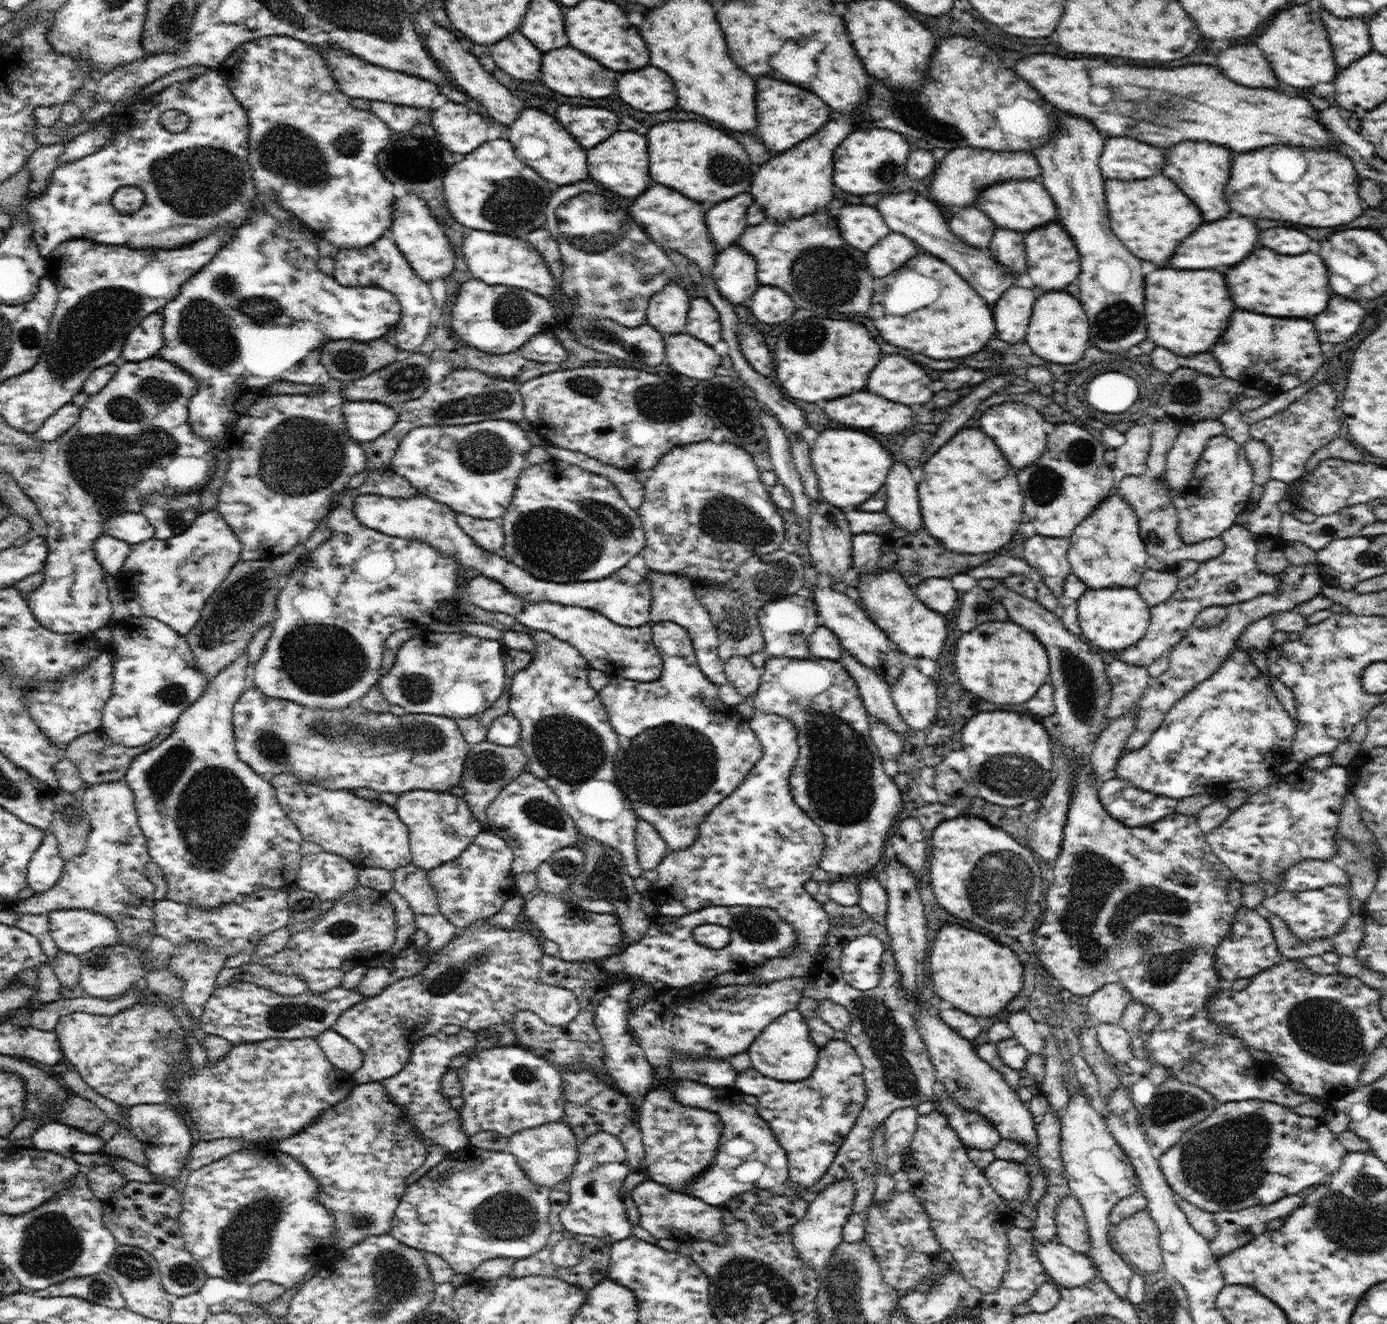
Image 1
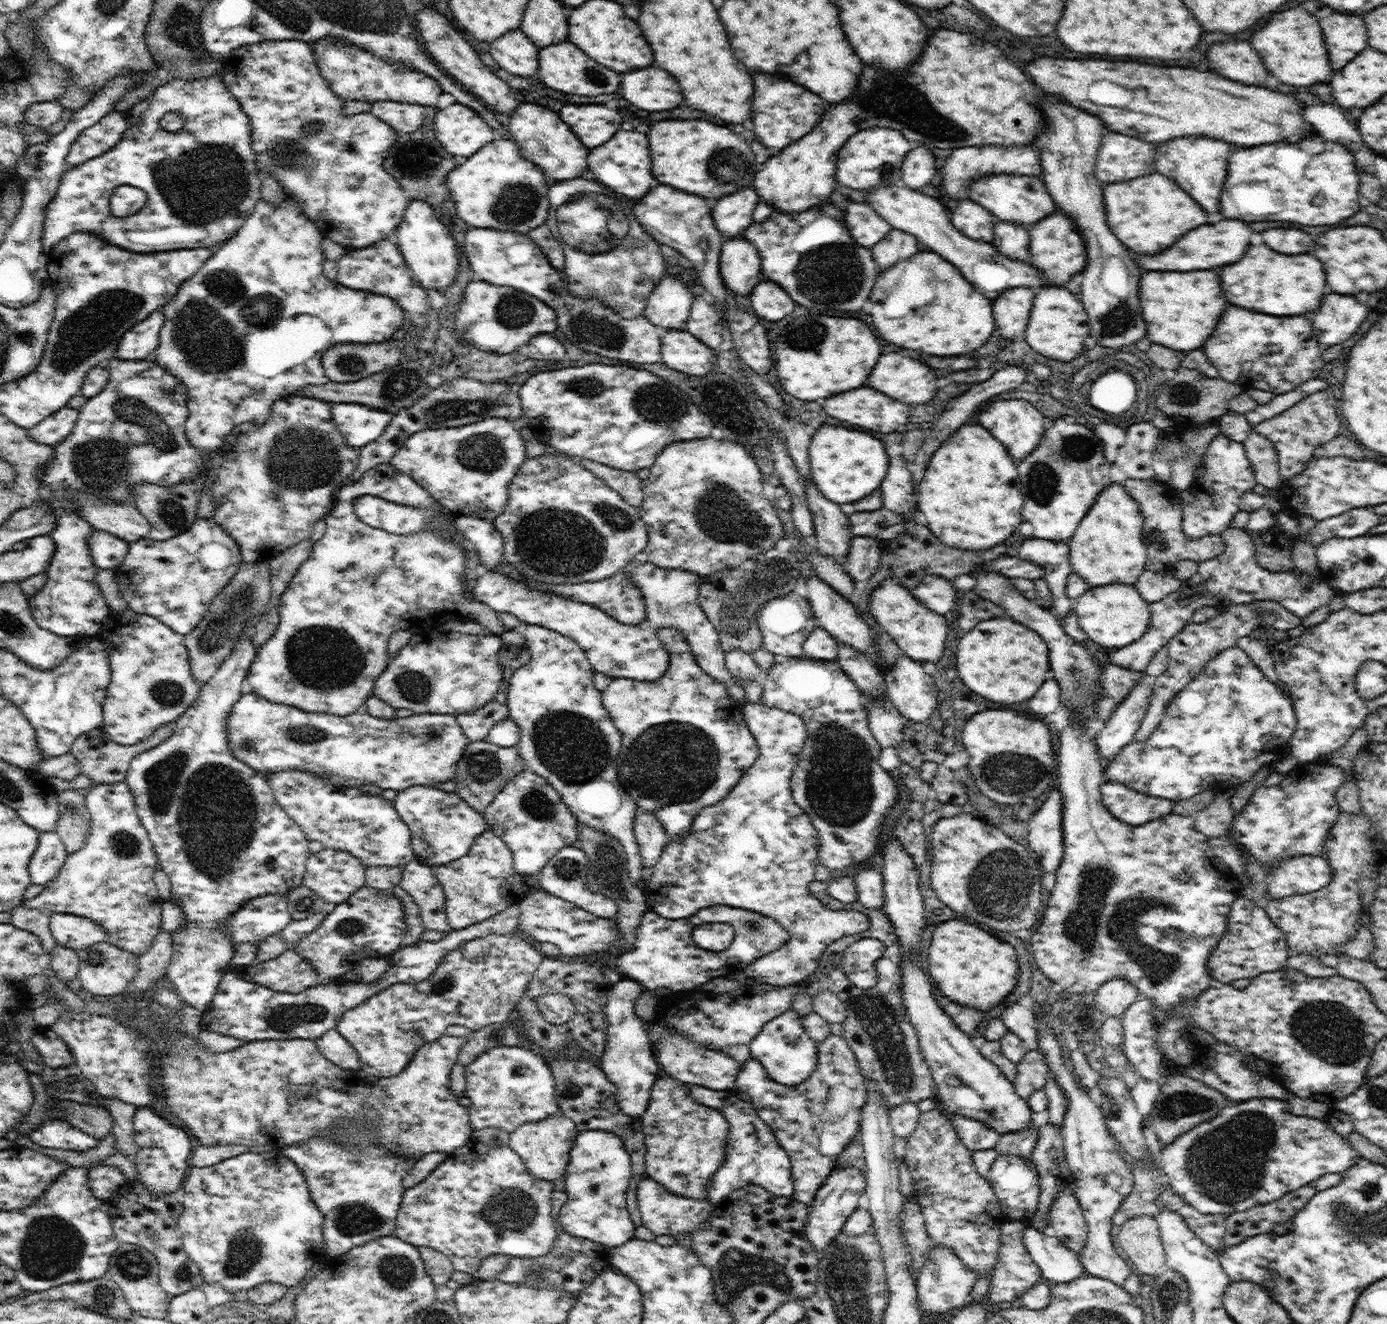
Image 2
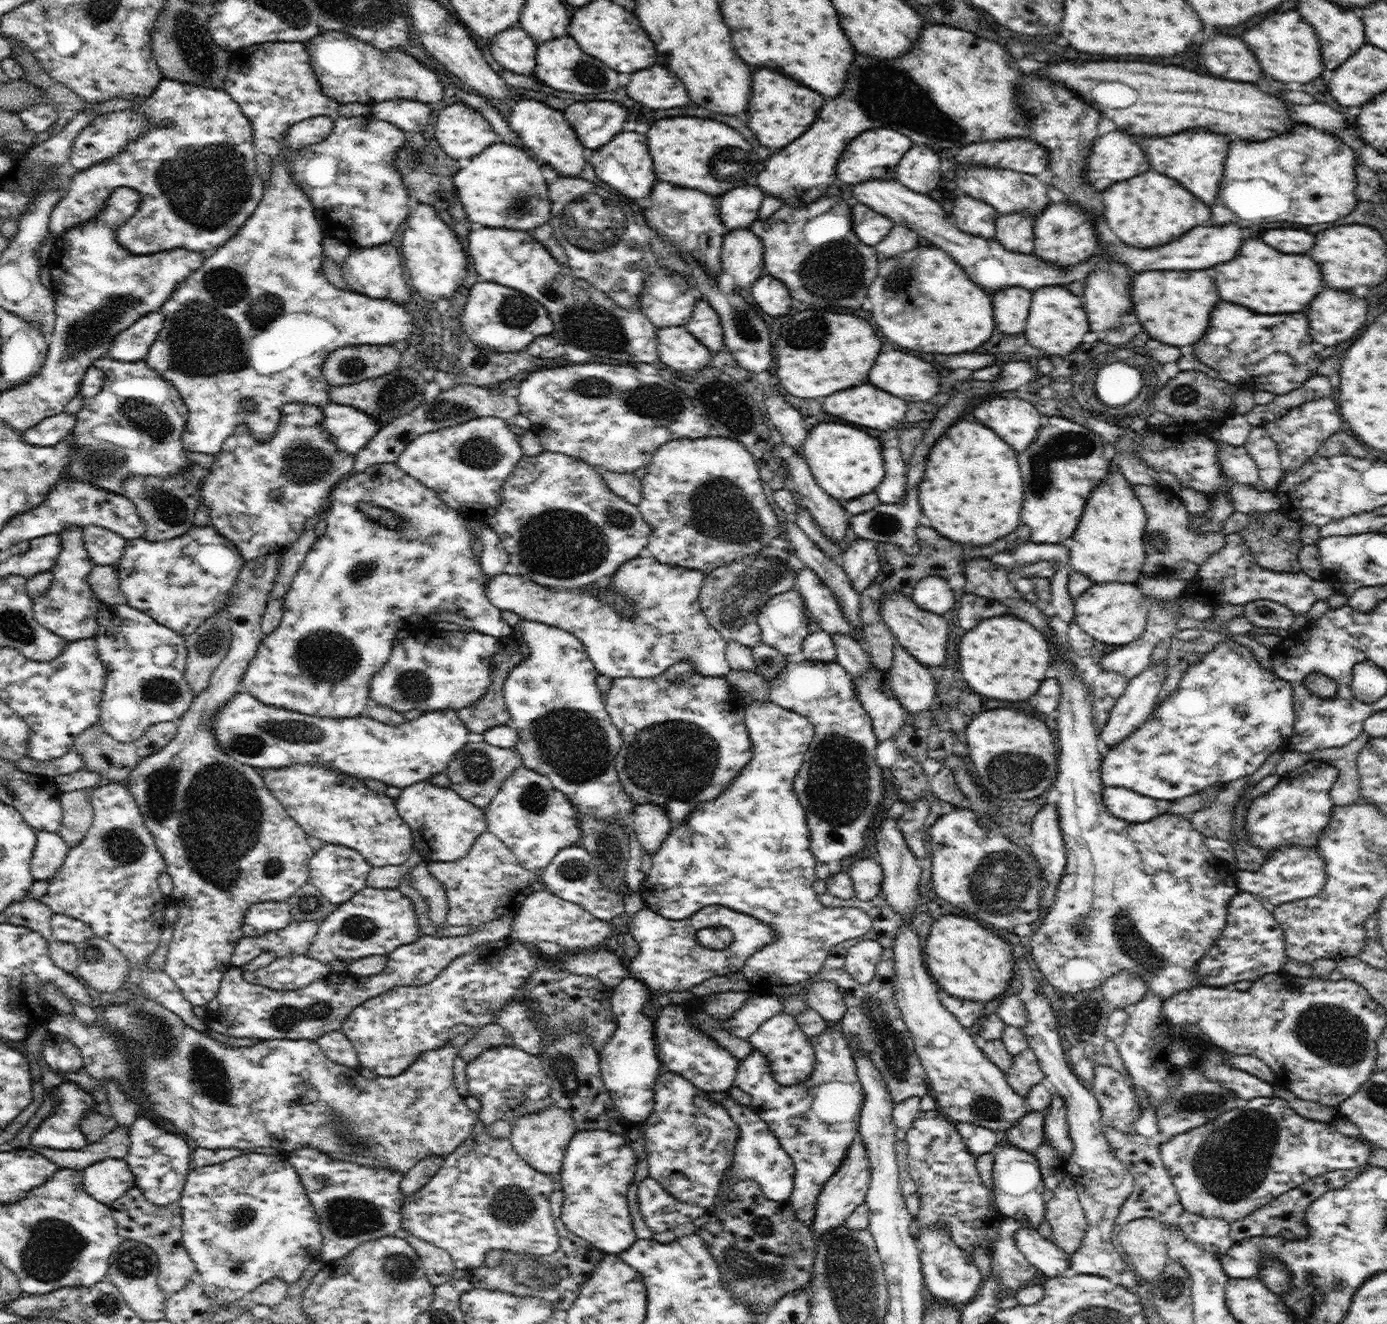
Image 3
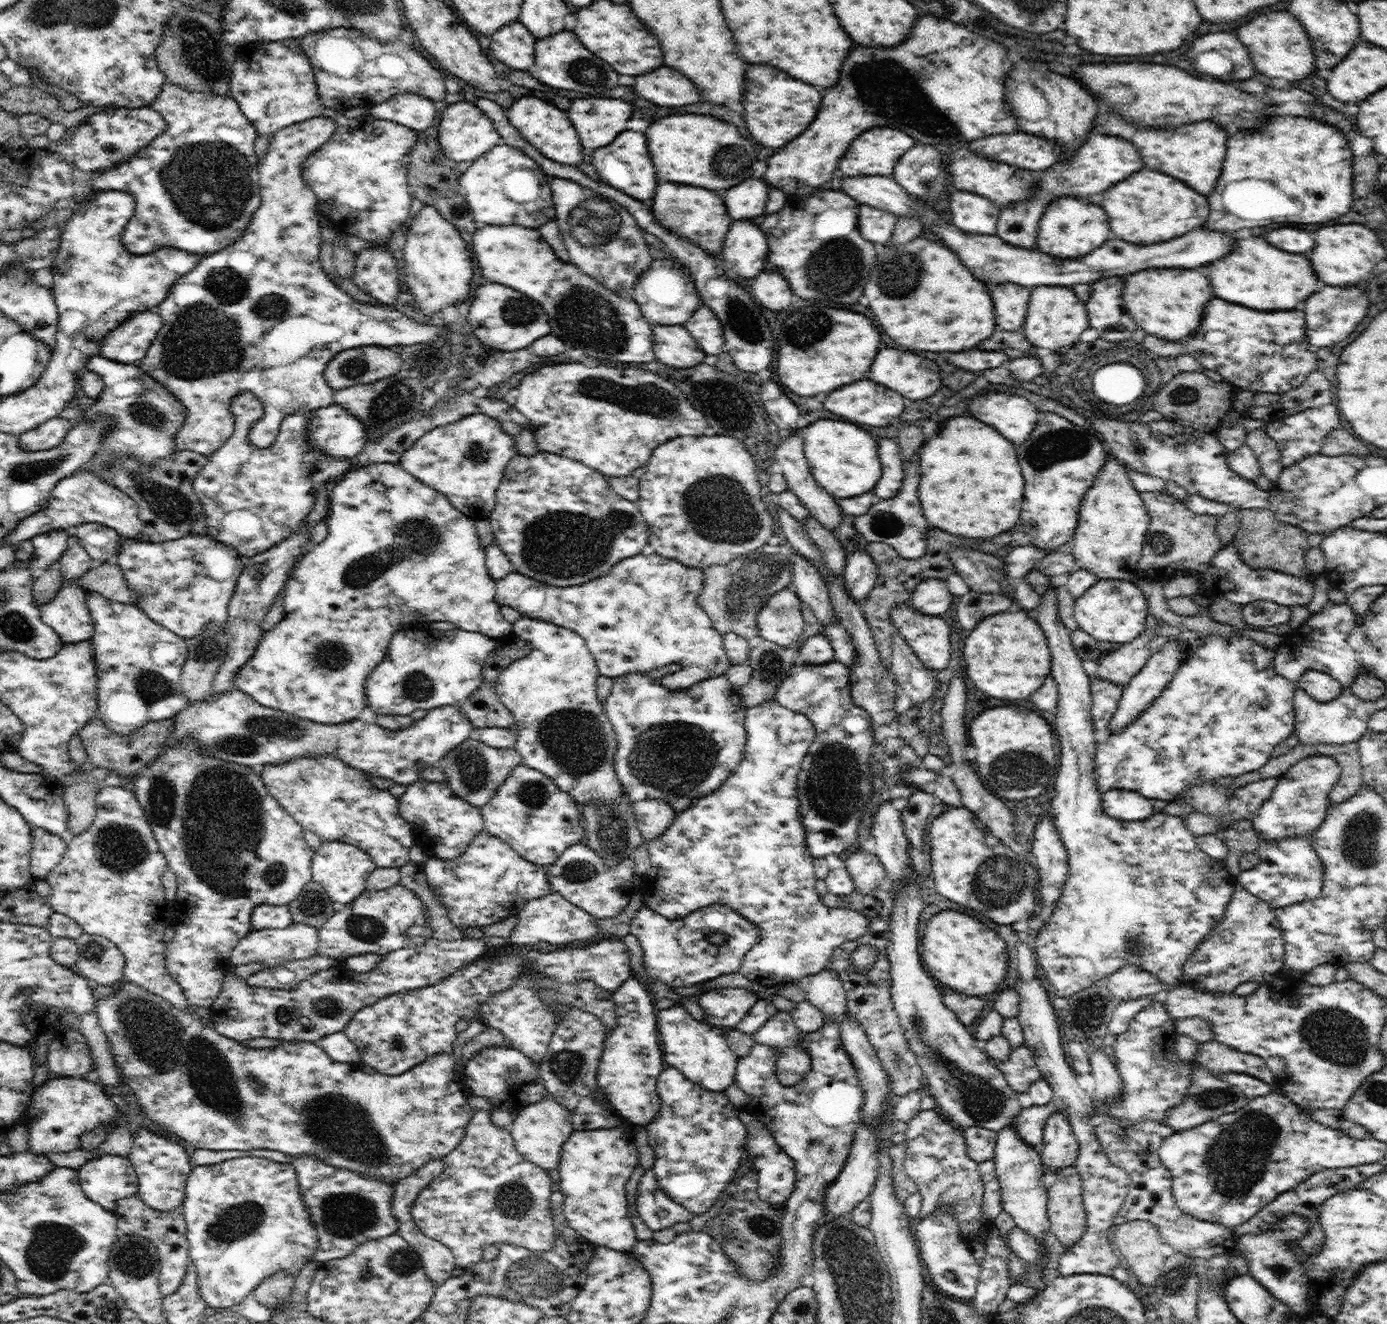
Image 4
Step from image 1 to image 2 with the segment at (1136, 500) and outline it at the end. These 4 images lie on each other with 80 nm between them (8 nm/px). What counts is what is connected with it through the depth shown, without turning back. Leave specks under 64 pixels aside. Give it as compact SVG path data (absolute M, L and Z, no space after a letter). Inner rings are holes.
M1127 479L1122 482L1126 492L1136 500L1144 517L1142 538L1147 550L1145 570L1171 571L1179 560L1192 559L1202 562L1216 558L1225 550L1225 543L1220 535L1208 535L1202 538L1187 537L1182 530L1183 502L1177 489L1171 484L1158 479Z

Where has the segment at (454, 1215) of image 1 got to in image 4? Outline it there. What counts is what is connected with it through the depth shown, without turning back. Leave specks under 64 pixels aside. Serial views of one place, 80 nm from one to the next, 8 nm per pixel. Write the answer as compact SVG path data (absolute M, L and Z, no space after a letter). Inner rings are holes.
M476 1111L472 1115L472 1118L468 1121L464 1138L462 1138L459 1145L452 1150L452 1153L449 1153L442 1160L442 1162L444 1162L444 1170L436 1178L433 1178L432 1182L428 1186L424 1187L424 1190L420 1191L420 1194L416 1197L411 1210L413 1221L415 1222L415 1225L418 1226L420 1232L426 1234L426 1236L429 1236L430 1238L433 1238L435 1241L442 1242L442 1244L448 1246L448 1248L453 1252L455 1263L458 1267L463 1269L476 1265L483 1260L482 1249L486 1244L498 1246L502 1243L510 1243L517 1247L524 1247L525 1249L534 1252L542 1252L550 1250L553 1247L553 1242L555 1241L555 1228L550 1210L550 1197L555 1186L550 1175L548 1175L548 1171L545 1168L540 1168L537 1164L528 1162L526 1158L522 1158L516 1150L515 1140L512 1138L509 1129L494 1125L490 1116L491 1113L489 1111Z

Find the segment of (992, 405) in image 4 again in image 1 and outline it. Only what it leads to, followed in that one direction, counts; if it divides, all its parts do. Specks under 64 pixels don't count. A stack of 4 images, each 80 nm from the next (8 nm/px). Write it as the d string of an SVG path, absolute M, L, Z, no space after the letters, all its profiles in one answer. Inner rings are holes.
M1004 402L997 406L988 408L980 418L980 427L989 438L994 440L1002 454L1008 458L1008 462L1014 468L1026 468L1037 458L1040 458L1041 452L1044 452L1048 435L1044 432L1044 418L1036 408L1026 406L1022 402Z

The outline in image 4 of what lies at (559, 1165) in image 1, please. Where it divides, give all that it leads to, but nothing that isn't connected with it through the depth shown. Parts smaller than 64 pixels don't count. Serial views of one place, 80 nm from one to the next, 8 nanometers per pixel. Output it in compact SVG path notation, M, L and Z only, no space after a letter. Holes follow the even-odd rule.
M548 1094L534 1104L520 1106L516 1119L508 1129L515 1140L518 1154L547 1171L557 1168L561 1160L563 1144L574 1132L570 1111Z

